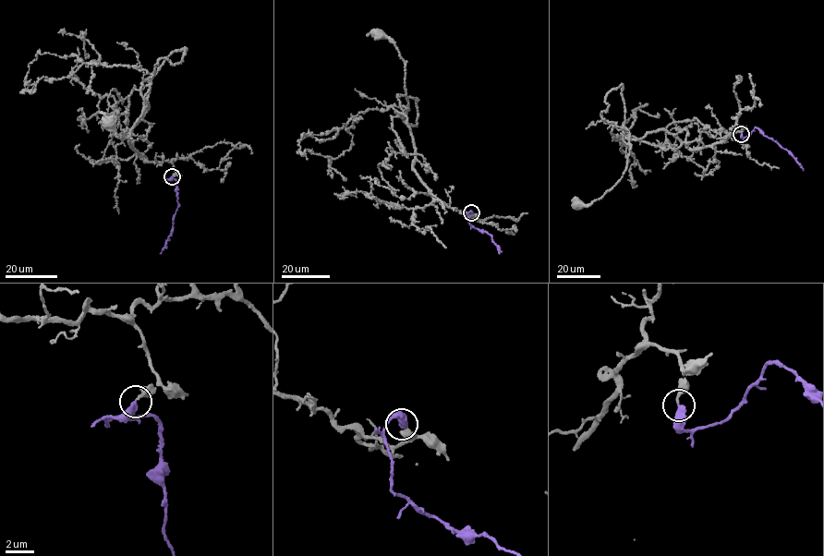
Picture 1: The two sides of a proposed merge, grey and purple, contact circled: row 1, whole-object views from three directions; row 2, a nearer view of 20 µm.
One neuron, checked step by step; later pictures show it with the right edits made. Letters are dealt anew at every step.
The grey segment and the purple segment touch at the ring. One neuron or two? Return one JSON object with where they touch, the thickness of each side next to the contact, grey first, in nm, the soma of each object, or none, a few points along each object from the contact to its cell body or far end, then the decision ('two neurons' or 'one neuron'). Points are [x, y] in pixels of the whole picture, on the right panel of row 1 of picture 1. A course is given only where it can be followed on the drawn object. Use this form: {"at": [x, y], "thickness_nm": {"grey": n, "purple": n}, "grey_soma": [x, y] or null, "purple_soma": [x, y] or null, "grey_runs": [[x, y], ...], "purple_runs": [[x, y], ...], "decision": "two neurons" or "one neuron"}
{"at": [741, 134], "thickness_nm": {"grey": 190, "purple": 460}, "grey_soma": [578, 203], "purple_soma": null, "grey_runs": [[742, 133], [735, 125], [722, 143], [694, 149], [665, 130], [633, 139], [623, 127], [620, 180], [577, 203]], "purple_runs": [[742, 133], [742, 138], [746, 137], [755, 127], [757, 128], [786, 150], [803, 170]], "decision": "one neuron"}

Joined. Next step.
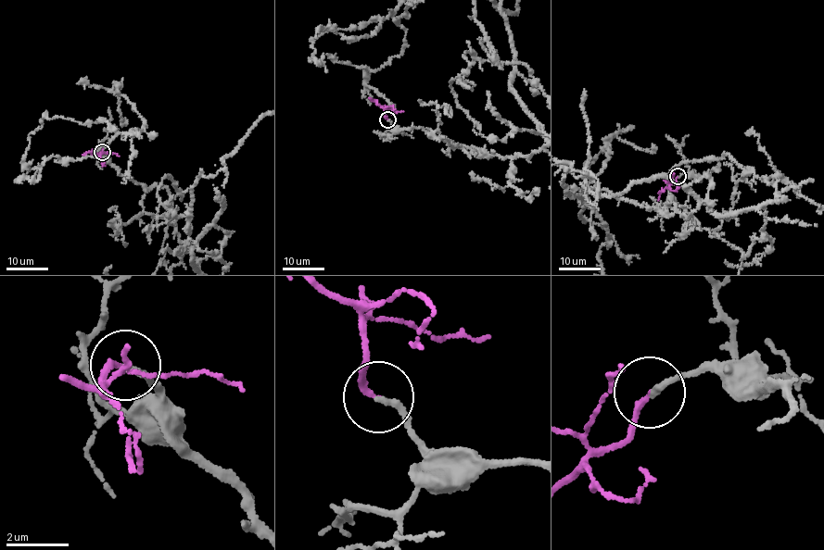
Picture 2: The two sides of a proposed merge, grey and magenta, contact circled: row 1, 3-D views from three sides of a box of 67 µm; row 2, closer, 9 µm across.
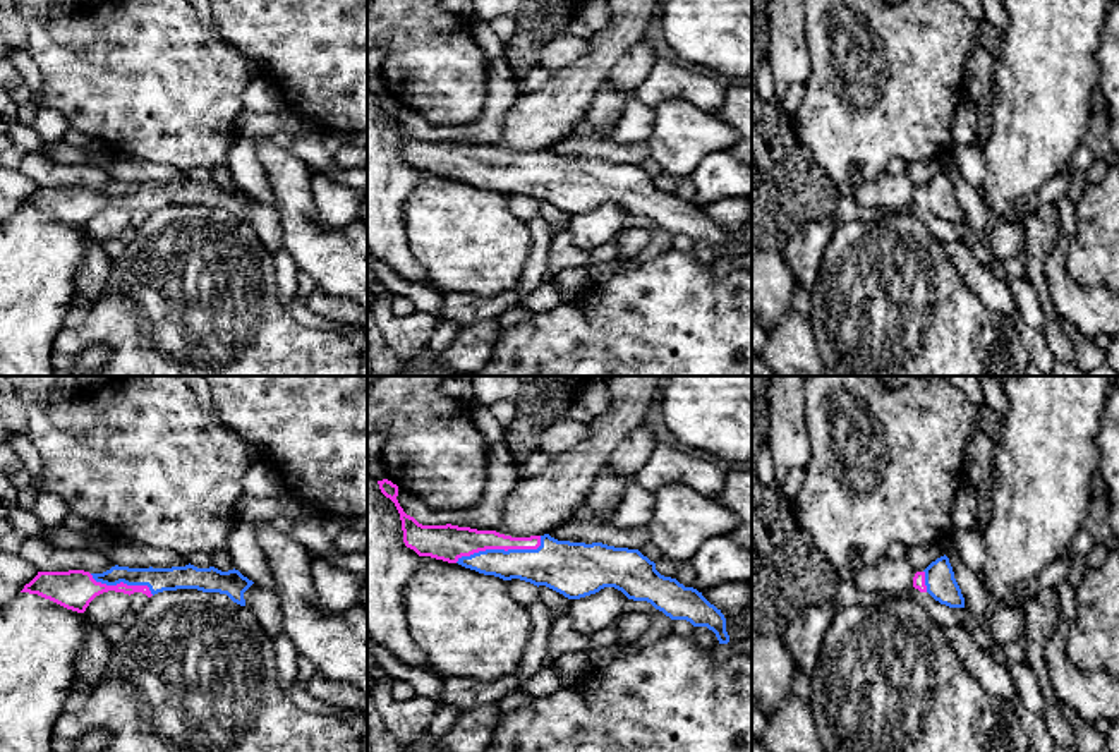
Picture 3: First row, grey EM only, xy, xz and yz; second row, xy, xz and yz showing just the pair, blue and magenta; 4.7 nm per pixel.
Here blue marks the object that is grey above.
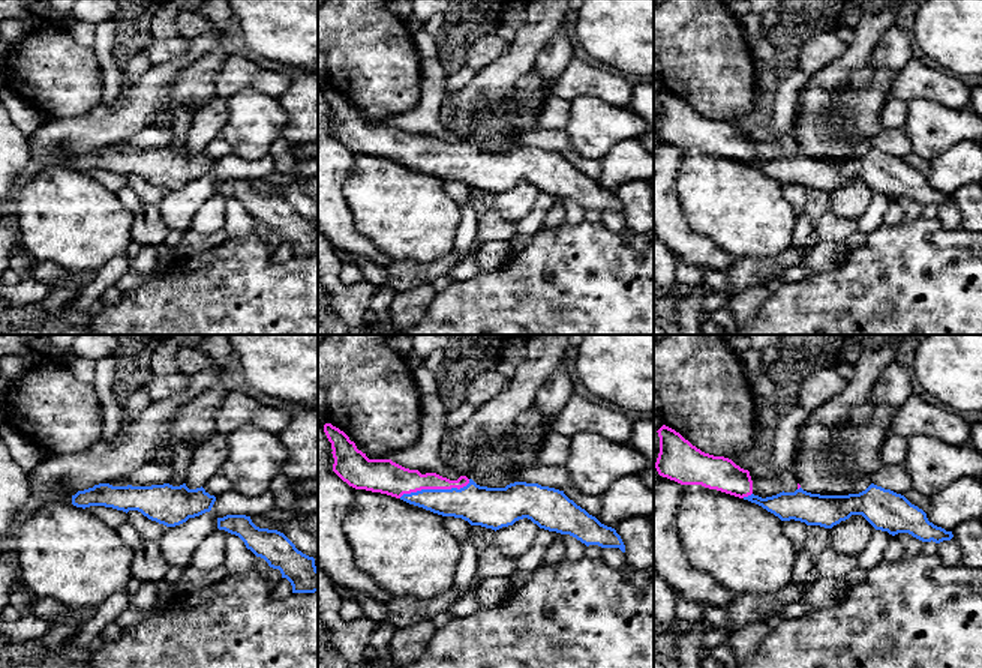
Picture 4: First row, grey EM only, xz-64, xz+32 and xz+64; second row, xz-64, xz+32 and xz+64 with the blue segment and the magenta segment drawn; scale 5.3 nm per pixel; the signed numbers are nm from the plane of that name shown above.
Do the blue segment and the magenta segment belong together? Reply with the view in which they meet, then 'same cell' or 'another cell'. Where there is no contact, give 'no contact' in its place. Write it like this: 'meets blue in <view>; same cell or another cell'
meets blue in xz; same cell

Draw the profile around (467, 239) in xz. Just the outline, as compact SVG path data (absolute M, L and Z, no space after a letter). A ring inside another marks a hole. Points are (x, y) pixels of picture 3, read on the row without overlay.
M420 172L415 189L403 201L402 218L408 249L434 290L493 297L517 288L532 249L532 235L527 223L511 213L506 196Z

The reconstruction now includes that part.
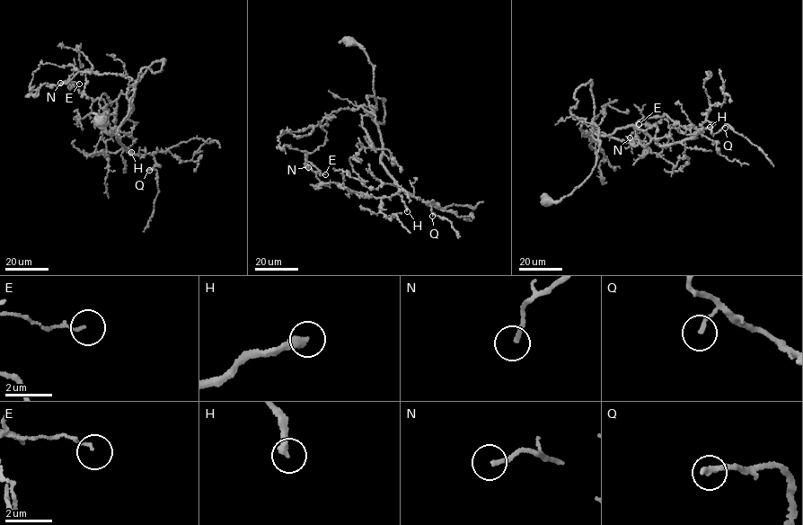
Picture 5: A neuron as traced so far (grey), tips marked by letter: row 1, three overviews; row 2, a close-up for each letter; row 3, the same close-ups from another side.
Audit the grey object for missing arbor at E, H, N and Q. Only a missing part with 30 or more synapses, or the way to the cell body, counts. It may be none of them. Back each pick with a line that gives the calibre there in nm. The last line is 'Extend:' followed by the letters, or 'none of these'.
H: Thickness 320 nm
Extend: H

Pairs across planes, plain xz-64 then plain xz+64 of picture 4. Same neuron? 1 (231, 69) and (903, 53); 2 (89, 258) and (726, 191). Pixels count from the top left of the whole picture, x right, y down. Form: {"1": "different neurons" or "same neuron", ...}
{"1": "different neurons", "2": "same neuron"}

